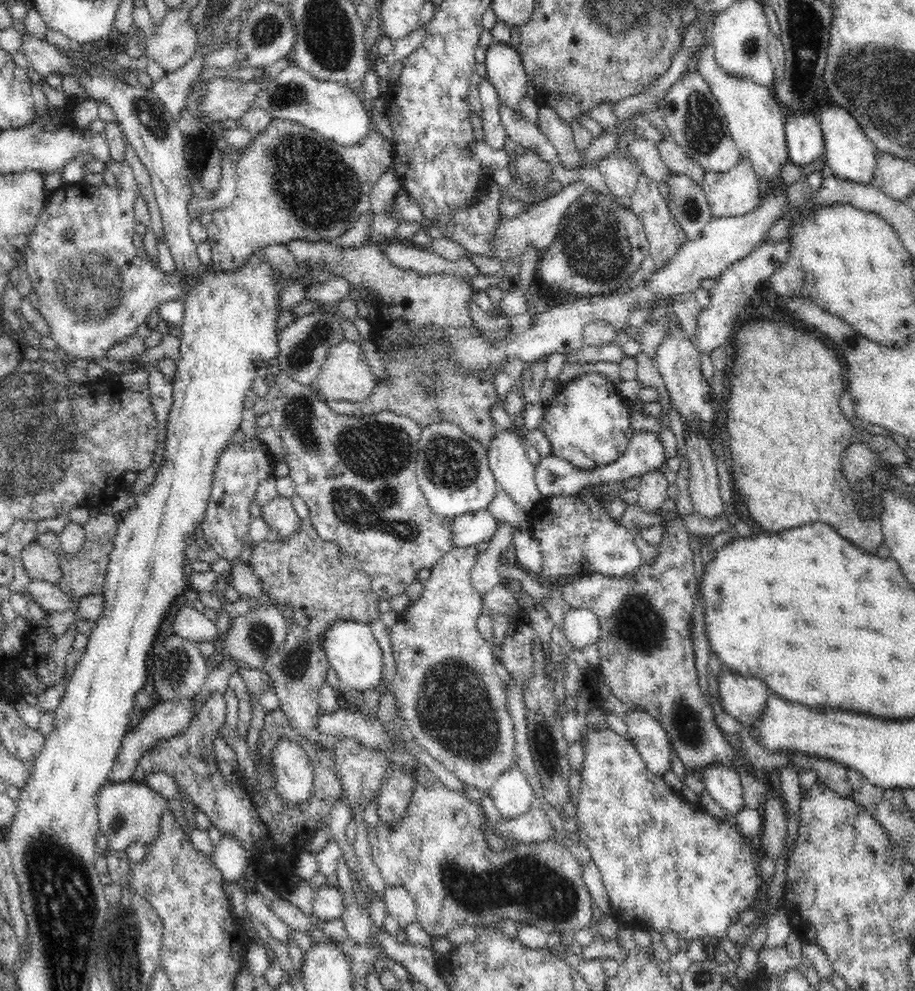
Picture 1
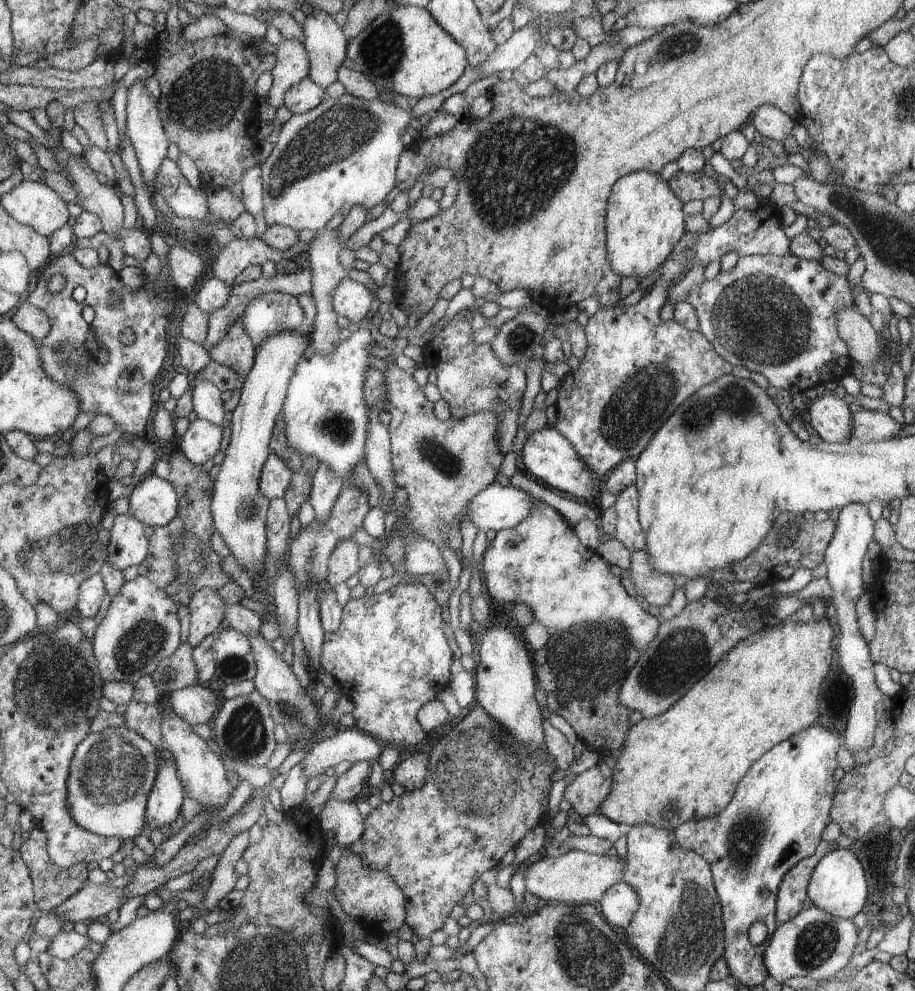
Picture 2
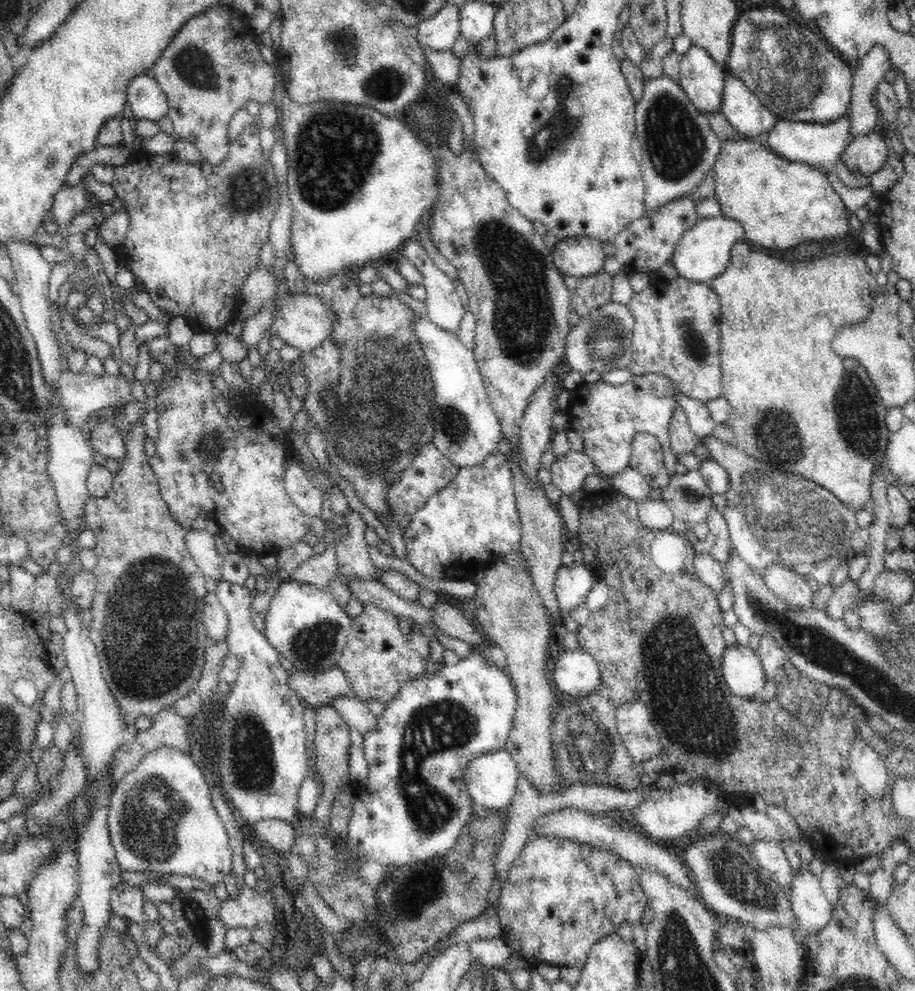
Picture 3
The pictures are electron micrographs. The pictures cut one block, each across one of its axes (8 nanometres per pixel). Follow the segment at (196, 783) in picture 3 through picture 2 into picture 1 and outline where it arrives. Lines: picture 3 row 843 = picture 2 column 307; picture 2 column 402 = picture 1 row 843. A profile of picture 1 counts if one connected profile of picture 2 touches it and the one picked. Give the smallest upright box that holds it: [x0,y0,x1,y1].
[97,779,168,852]

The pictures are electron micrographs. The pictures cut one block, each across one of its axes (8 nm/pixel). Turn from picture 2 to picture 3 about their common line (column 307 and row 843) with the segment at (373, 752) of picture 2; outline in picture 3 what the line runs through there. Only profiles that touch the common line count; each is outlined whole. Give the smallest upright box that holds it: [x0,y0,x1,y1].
[750,840,796,893]

